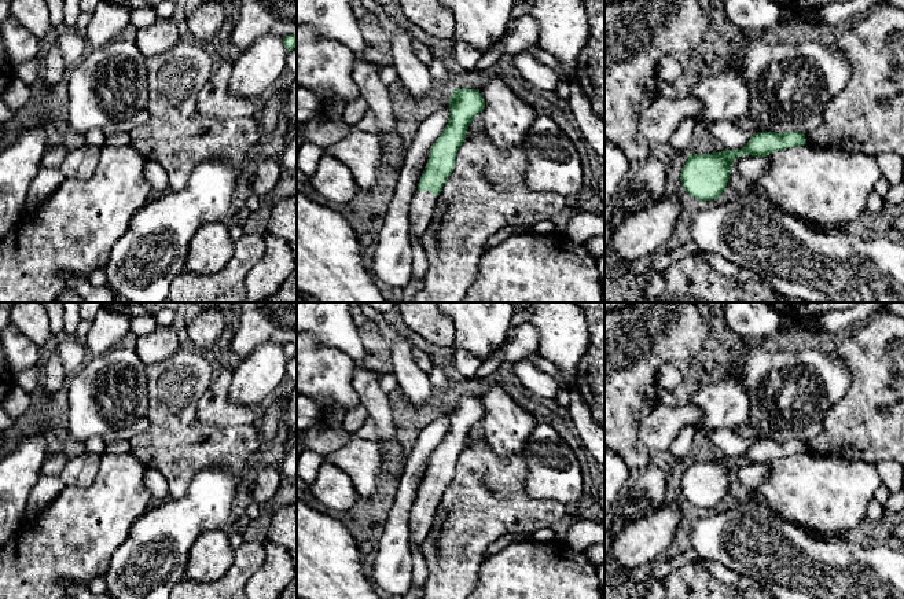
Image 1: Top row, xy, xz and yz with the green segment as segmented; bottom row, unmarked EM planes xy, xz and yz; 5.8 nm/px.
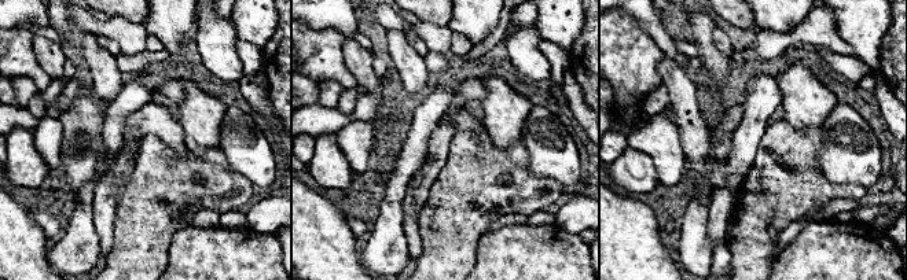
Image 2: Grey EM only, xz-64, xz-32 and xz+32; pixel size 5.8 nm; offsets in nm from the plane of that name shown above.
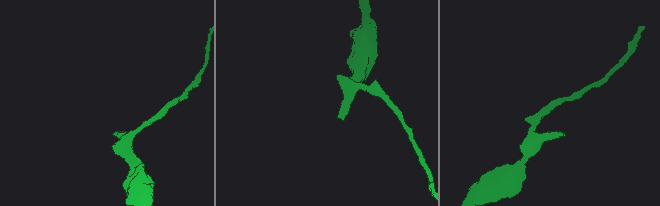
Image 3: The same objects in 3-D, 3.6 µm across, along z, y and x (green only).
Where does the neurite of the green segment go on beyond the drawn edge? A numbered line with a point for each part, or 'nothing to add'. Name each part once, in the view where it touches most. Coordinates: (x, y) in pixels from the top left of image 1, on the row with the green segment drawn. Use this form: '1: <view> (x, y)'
1: xz (423, 202)

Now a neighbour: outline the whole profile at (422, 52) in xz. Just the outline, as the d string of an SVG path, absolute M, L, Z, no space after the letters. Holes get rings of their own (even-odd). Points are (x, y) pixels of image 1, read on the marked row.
M412 40L412 51L415 56L426 66L430 66L434 56L429 47L418 40Z

